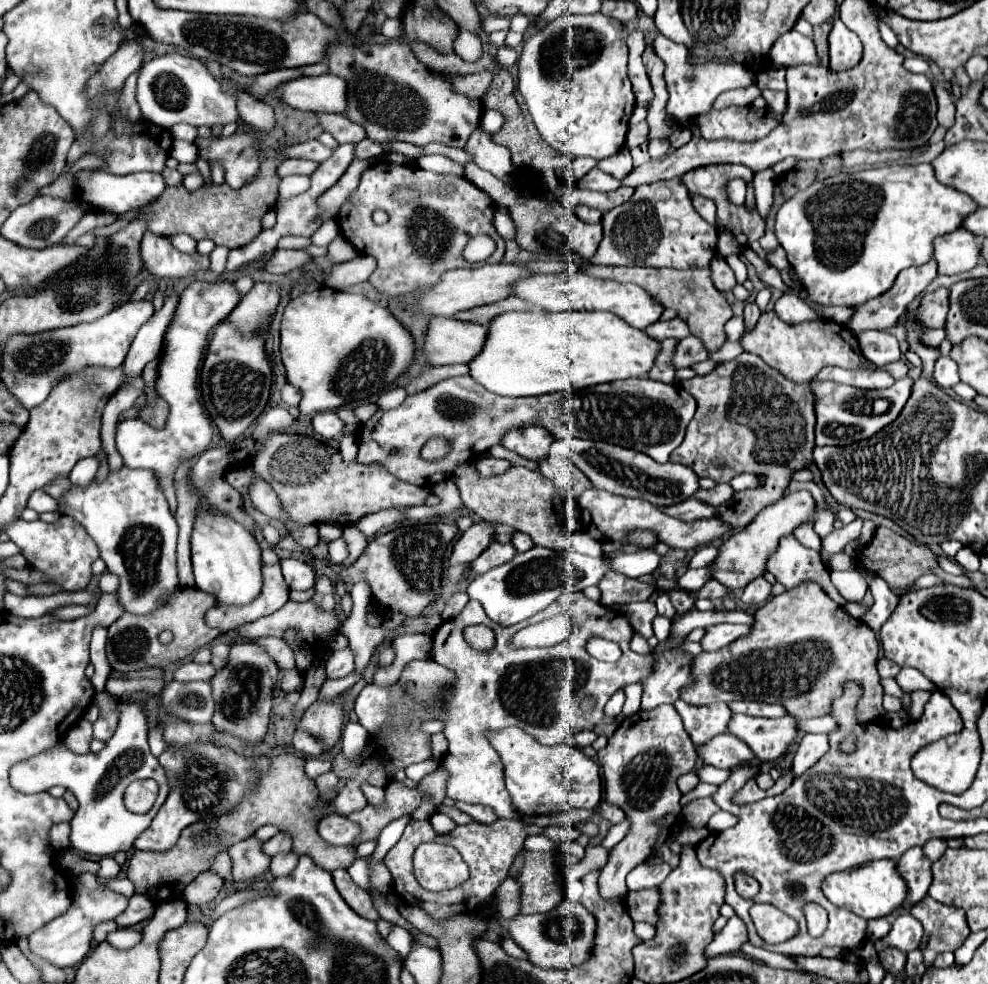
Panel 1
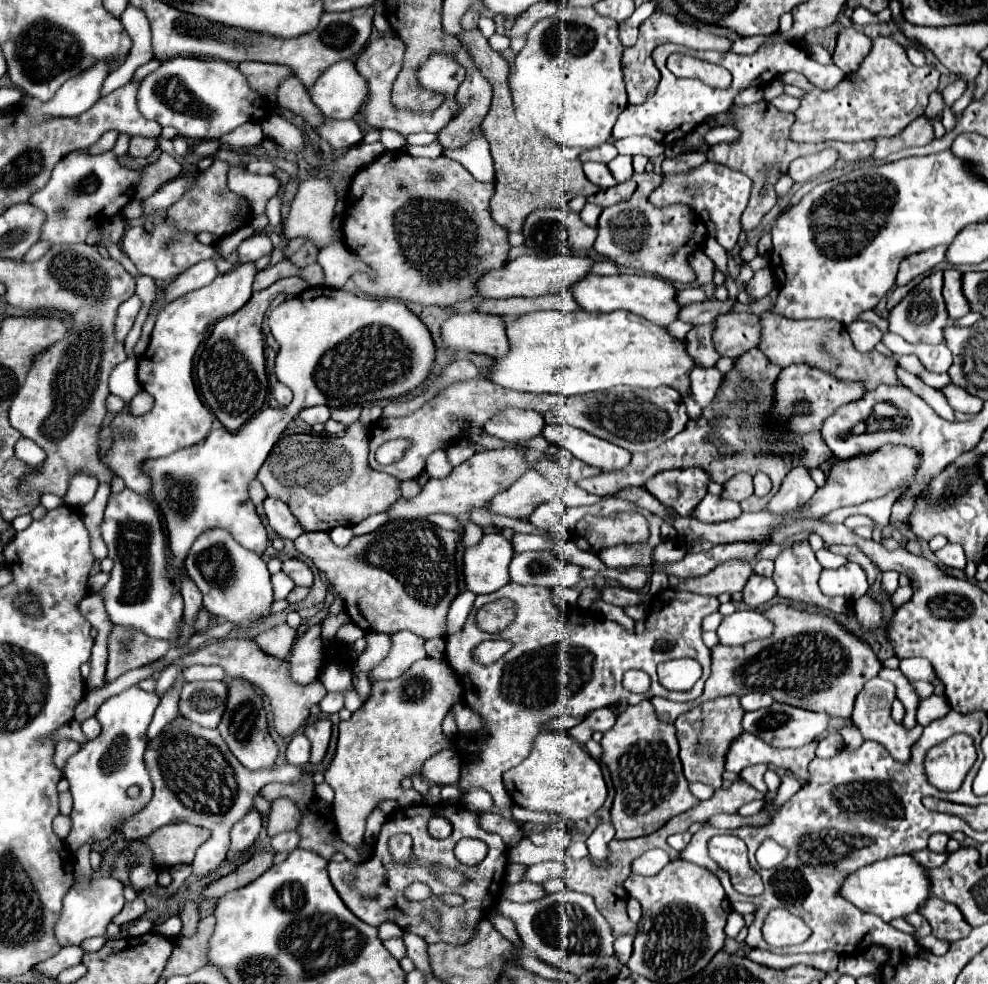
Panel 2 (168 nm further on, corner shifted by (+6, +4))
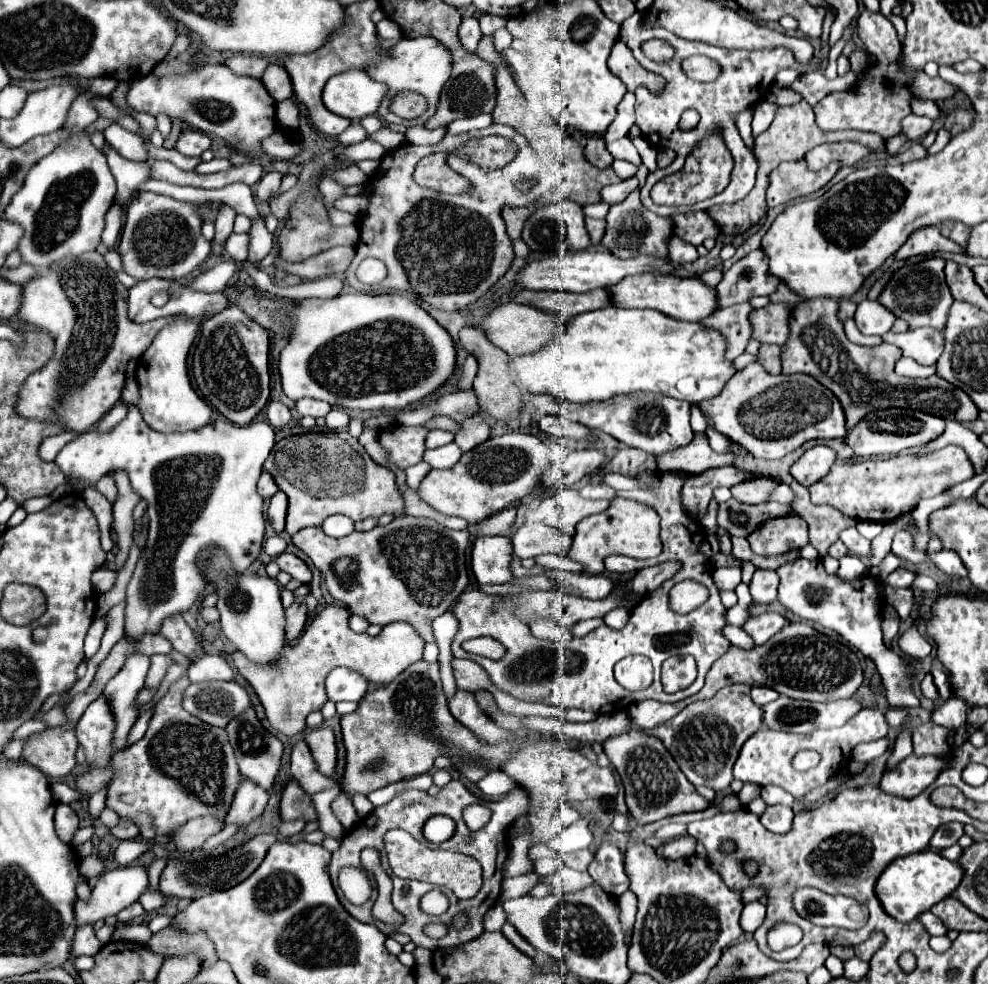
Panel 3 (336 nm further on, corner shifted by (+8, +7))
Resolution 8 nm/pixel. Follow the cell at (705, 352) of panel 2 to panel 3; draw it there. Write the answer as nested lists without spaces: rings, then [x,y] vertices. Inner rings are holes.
[[[741,303],[741,305],[731,305],[725,309],[717,309],[715,313],[711,313],[709,317],[701,319],[699,323],[705,327],[713,327],[715,331],[725,335],[727,341],[727,349],[725,349],[725,359],[735,359],[739,357],[749,339],[751,339],[751,325],[749,325],[749,313],[751,313],[751,305],[749,303]]]

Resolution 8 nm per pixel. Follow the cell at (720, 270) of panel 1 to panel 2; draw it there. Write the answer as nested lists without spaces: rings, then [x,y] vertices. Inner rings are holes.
[[[695,250],[695,254],[689,256],[689,266],[693,266],[699,284],[707,284],[707,282],[713,280],[715,264],[713,264],[713,260],[709,256],[705,256],[703,250]]]

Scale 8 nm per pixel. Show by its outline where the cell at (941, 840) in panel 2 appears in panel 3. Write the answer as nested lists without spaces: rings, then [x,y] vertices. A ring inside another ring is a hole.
[[[947,823],[947,825],[941,825],[935,835],[931,837],[931,849],[933,851],[939,851],[939,849],[945,849],[945,847],[951,847],[957,843],[957,839],[963,835],[963,825],[961,823]]]

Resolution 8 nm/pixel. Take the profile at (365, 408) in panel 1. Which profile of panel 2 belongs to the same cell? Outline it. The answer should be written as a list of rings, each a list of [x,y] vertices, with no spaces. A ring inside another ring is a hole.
[[[347,406],[347,408],[333,408],[331,410],[331,418],[343,426],[351,426],[353,422],[357,422],[359,414],[361,414],[361,406],[351,406],[351,408]]]

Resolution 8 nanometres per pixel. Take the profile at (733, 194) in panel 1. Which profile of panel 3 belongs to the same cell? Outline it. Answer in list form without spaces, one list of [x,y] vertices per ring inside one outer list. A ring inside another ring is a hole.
[[[637,11],[633,17],[629,17],[625,23],[623,23],[623,41],[631,47],[635,59],[647,69],[647,71],[653,71],[661,77],[665,77],[667,85],[663,87],[663,91],[659,93],[651,93],[643,87],[639,87],[635,91],[635,97],[637,97],[637,103],[635,103],[635,125],[641,129],[643,137],[655,145],[655,147],[671,147],[677,151],[677,157],[675,161],[665,167],[665,169],[659,169],[659,171],[653,171],[649,173],[643,189],[641,189],[641,203],[657,213],[657,215],[665,215],[665,217],[671,217],[671,215],[677,215],[677,213],[687,213],[687,211],[699,211],[699,209],[709,209],[713,205],[719,205],[719,203],[735,203],[739,199],[743,199],[755,185],[755,171],[757,171],[757,161],[753,157],[753,153],[745,147],[733,119],[729,117],[731,113],[737,113],[737,111],[743,111],[743,109],[751,109],[757,105],[757,101],[761,97],[767,95],[769,91],[769,85],[771,81],[775,79],[775,73],[779,73],[781,69],[797,69],[800,74],[809,73],[815,71],[820,63],[820,60],[817,58],[811,58],[810,62],[799,63],[795,59],[795,55],[789,49],[764,49],[764,50],[735,50],[729,51],[729,49],[721,49],[721,47],[711,47],[707,43],[697,43],[697,41],[685,41],[685,39],[679,39],[677,35],[669,33],[667,29],[643,29],[643,15]],[[649,39],[663,39],[667,43],[671,43],[671,47],[675,49],[675,55],[669,59],[669,61],[661,61],[659,65],[655,65],[655,61],[645,61],[645,53],[643,53],[643,43],[649,41]],[[695,53],[701,53],[701,55],[707,55],[707,57],[713,57],[715,61],[721,63],[723,67],[723,73],[719,75],[717,81],[711,81],[711,83],[699,83],[699,81],[693,81],[689,79],[681,67],[679,67],[679,61],[683,57],[689,57],[689,55],[695,55]],[[687,109],[697,109],[699,115],[701,115],[701,121],[697,125],[697,129],[691,129],[691,131],[683,131],[679,127],[679,119],[681,119],[681,113],[687,111]],[[711,133],[721,133],[721,139],[725,141],[727,149],[731,151],[731,157],[733,157],[733,171],[731,171],[731,181],[729,185],[725,187],[723,193],[707,199],[707,201],[701,201],[701,203],[695,203],[691,207],[661,207],[661,205],[655,205],[649,197],[649,191],[651,187],[671,175],[671,173],[677,173],[687,155],[693,153],[695,147],[699,147],[701,139],[707,139]]]

